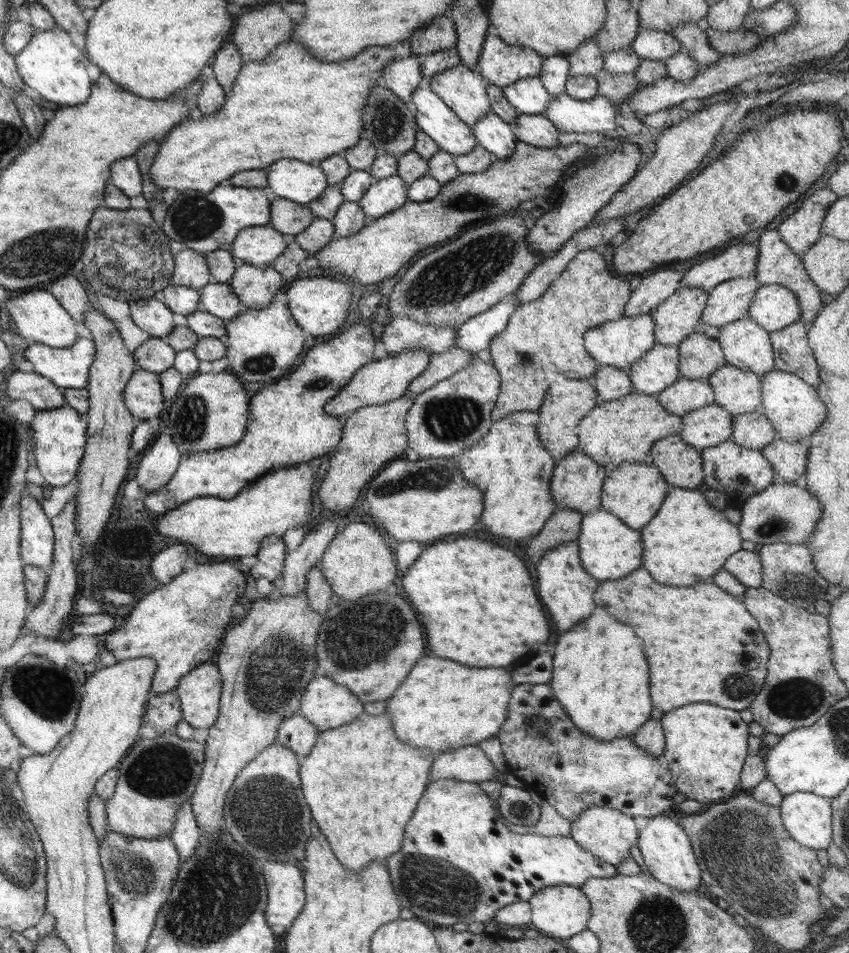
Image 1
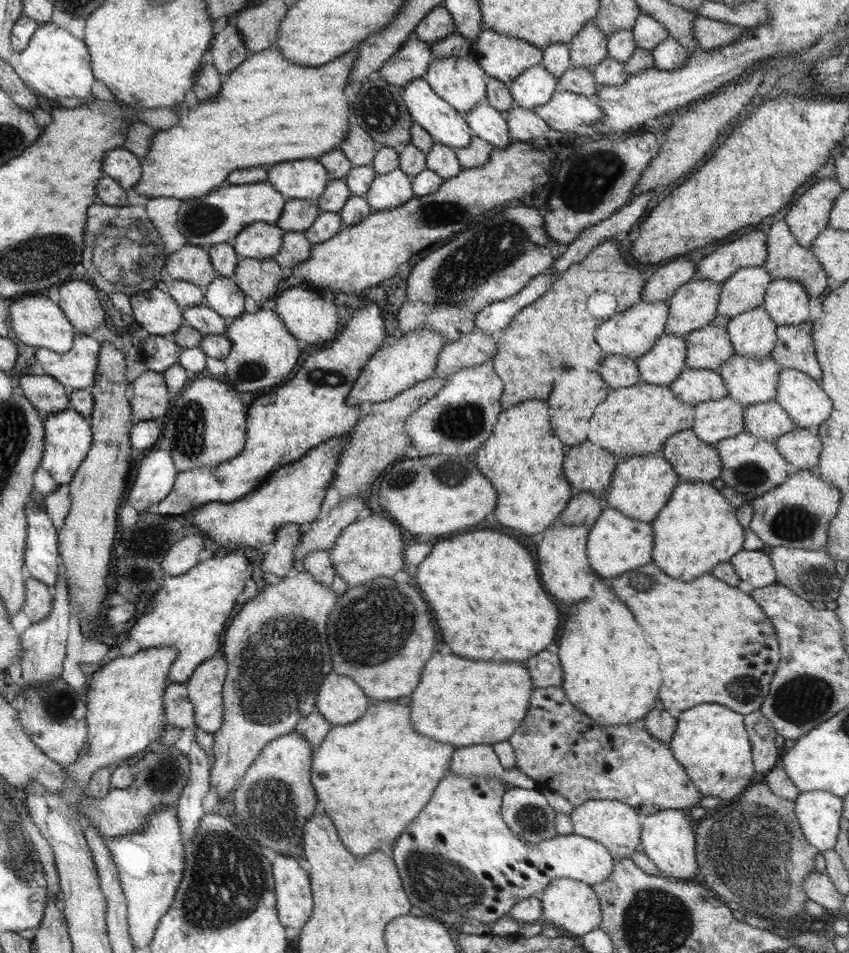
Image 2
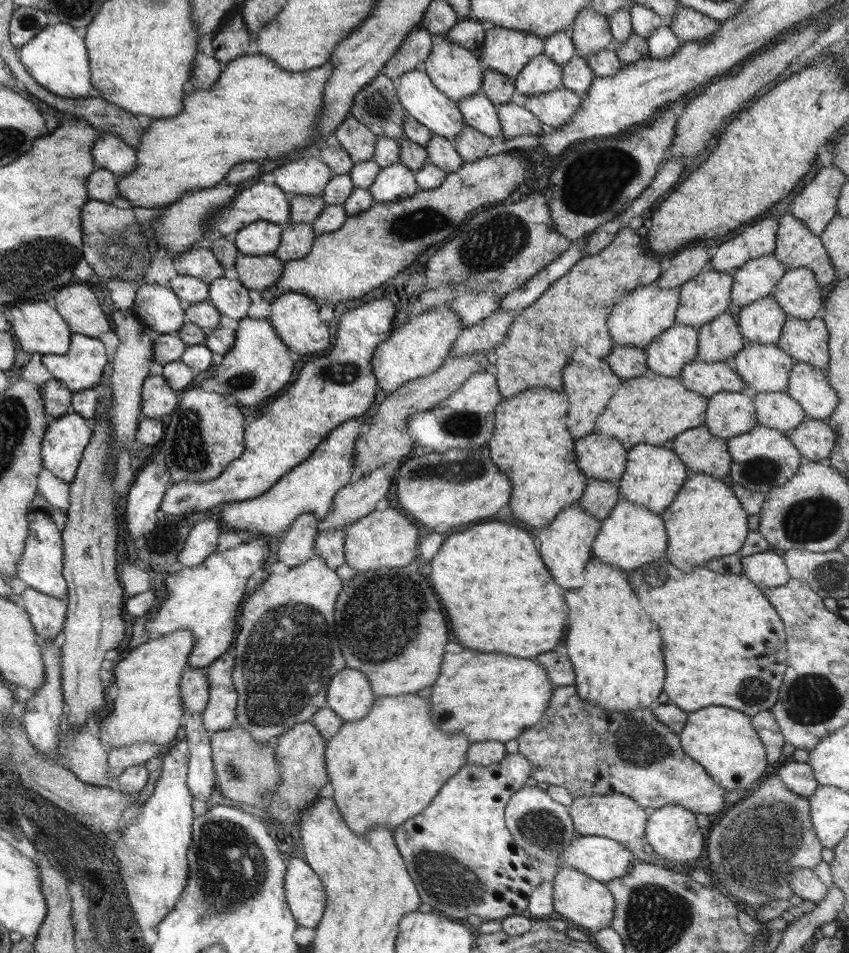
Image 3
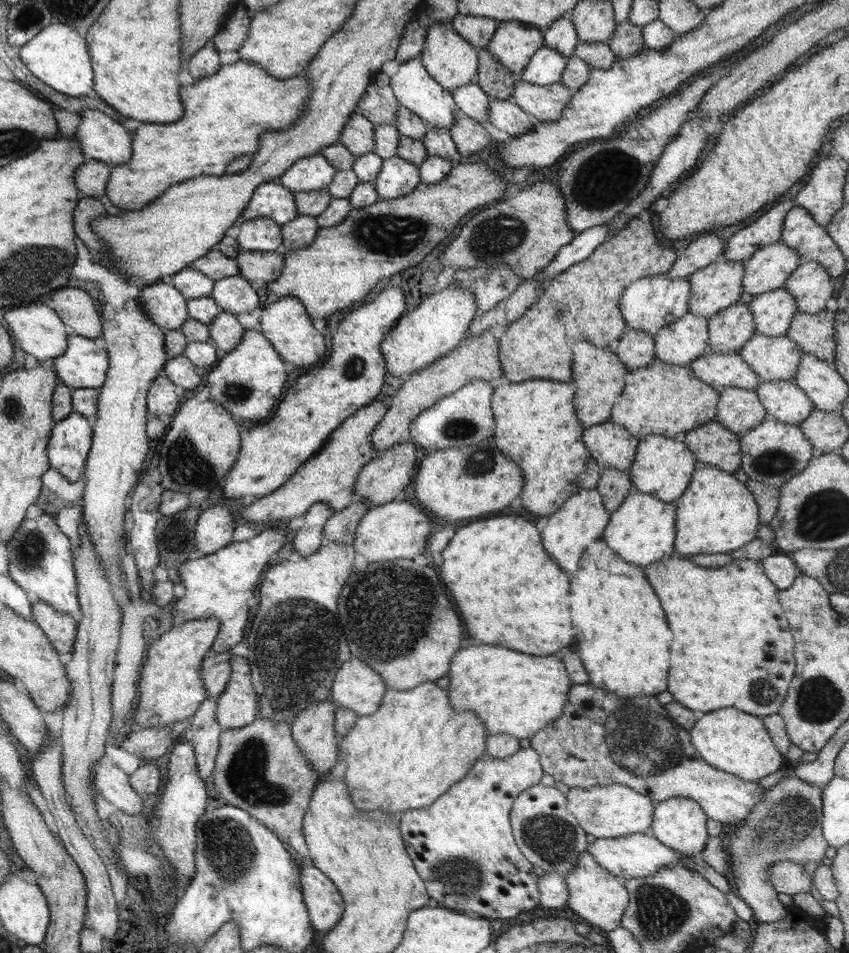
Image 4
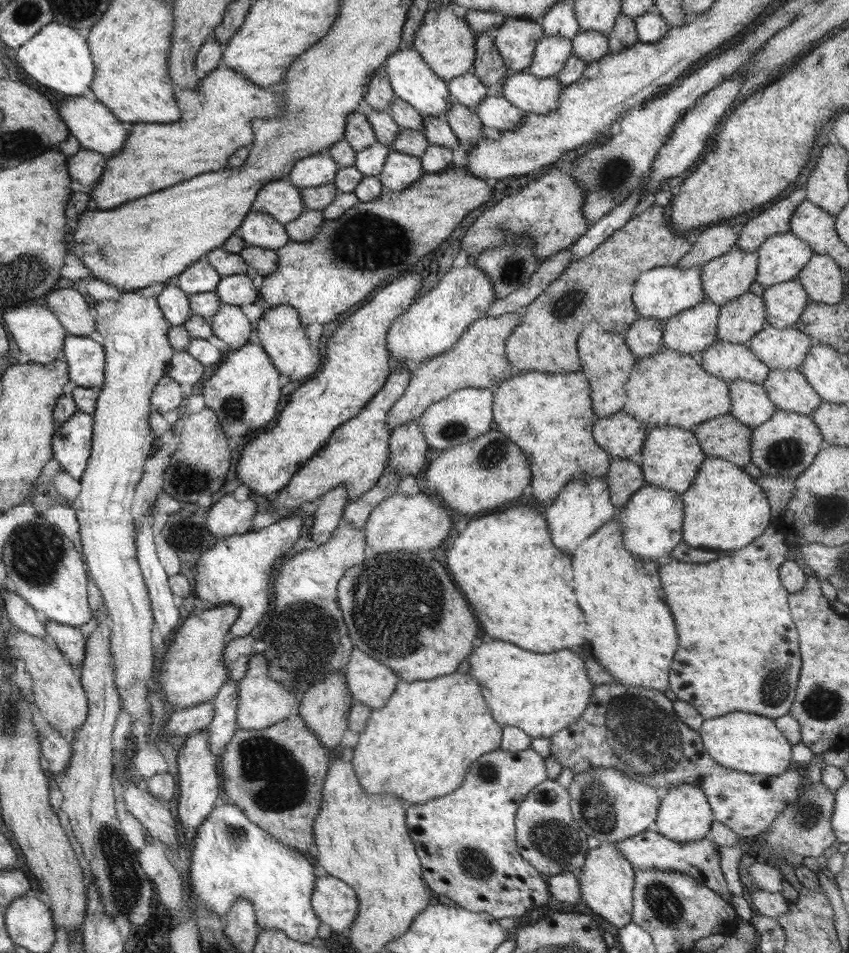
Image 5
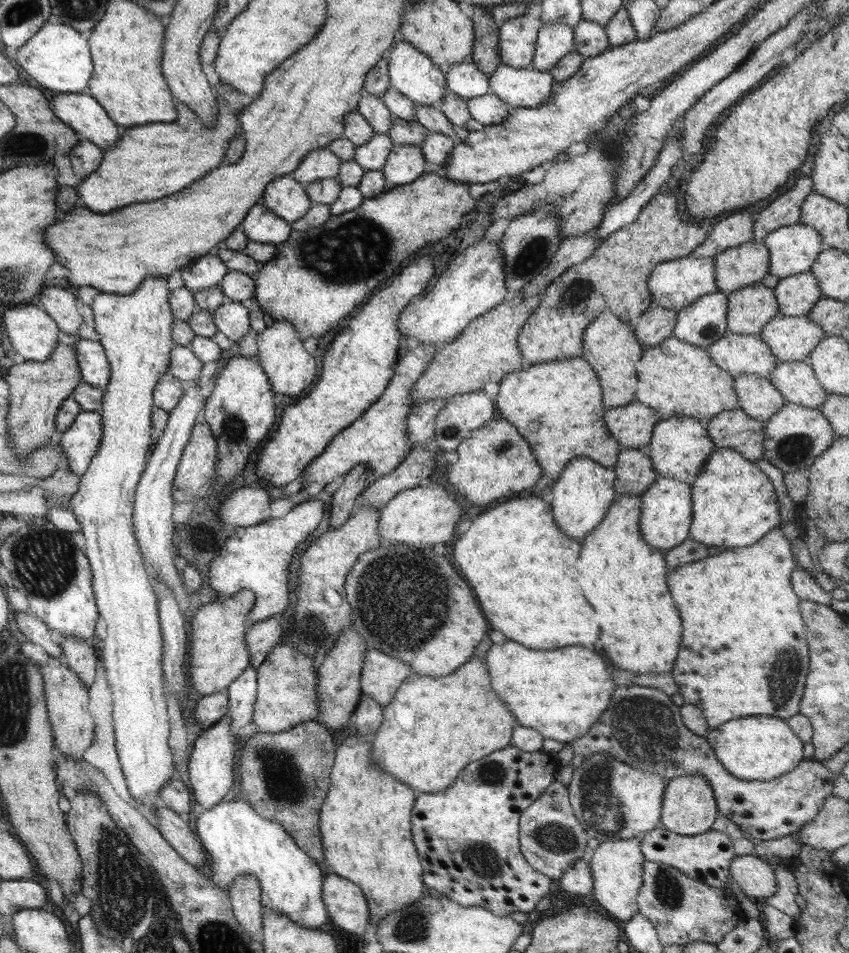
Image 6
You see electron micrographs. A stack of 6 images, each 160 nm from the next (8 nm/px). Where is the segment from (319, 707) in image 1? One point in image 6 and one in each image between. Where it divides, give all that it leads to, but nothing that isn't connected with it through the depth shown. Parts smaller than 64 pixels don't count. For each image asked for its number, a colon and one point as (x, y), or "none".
2: (340, 701)
3: (349, 694)
4: (357, 687)
5: (370, 682)
6: (382, 674)

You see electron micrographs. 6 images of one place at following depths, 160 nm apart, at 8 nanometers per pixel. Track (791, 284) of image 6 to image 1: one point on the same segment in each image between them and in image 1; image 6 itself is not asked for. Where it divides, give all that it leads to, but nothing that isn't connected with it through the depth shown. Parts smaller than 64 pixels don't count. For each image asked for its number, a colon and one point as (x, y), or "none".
1: (746, 345)
2: (753, 334)
3: (761, 321)
4: (773, 311)
5: (784, 303)

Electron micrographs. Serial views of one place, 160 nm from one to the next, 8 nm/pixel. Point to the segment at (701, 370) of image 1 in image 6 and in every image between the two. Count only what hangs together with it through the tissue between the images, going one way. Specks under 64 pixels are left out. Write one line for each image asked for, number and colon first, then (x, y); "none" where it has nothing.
2: (709, 347)
3: (719, 340)
4: (729, 328)
5: (739, 320)
6: (749, 309)

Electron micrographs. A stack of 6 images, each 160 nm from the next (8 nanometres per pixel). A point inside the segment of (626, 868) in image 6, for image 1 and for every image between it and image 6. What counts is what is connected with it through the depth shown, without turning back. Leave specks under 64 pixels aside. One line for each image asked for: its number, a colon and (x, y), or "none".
1: (561, 911)
2: (572, 907)
3: (583, 901)
4: (597, 896)
5: (606, 881)

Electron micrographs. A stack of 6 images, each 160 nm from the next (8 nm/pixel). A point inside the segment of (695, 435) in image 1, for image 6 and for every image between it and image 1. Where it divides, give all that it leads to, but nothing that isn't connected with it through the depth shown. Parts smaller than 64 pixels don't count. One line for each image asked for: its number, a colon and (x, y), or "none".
2: (714, 420)
3: (729, 414)
4: (739, 410)
5: (750, 404)
6: (758, 397)

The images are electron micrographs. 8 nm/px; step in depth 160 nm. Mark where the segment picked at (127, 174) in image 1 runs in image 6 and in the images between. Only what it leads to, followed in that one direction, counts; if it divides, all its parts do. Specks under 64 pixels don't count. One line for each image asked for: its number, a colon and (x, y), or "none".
2: (121, 164)
3: (113, 154)
4: (103, 138)
5: (97, 128)
6: (83, 112)

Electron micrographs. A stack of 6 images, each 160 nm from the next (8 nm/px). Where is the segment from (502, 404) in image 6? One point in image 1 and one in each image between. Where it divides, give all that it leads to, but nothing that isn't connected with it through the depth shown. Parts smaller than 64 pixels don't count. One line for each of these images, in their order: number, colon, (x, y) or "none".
1: (513, 469)
2: (523, 460)
3: (531, 444)
4: (536, 426)
5: (549, 416)

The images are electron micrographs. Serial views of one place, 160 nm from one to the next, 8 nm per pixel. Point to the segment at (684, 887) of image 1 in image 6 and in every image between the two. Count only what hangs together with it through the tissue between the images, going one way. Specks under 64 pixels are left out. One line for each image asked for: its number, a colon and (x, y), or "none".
2: (667, 837)
3: (672, 831)
4: (680, 823)
5: (684, 815)
6: (688, 808)

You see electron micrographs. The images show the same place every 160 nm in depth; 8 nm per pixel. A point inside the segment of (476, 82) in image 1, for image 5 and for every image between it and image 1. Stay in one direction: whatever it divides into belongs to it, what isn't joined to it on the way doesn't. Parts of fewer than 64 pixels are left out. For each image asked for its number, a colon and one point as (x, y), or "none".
2: (460, 81)
3: (457, 72)
4: (452, 61)
5: (446, 43)

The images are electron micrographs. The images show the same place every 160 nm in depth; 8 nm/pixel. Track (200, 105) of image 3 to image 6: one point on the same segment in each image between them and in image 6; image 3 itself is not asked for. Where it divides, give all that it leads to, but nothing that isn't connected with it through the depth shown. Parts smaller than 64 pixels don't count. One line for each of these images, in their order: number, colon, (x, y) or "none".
4: (225, 113)
5: (214, 123)
6: (144, 166)

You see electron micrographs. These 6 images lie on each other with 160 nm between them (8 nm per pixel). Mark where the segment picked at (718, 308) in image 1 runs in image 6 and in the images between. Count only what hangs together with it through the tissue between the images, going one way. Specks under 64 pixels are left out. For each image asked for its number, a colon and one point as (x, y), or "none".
2: (745, 289)
3: (756, 279)
4: (767, 269)
5: (781, 257)
6: (792, 250)

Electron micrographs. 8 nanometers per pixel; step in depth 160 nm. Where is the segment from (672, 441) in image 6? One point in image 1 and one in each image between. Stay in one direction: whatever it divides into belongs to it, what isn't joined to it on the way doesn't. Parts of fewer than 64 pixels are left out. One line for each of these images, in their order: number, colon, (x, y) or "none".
1: (633, 492)
2: (641, 486)
3: (654, 475)
4: (663, 467)
5: (670, 458)

